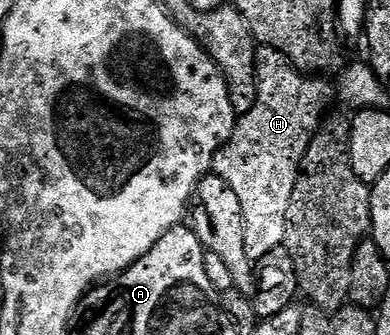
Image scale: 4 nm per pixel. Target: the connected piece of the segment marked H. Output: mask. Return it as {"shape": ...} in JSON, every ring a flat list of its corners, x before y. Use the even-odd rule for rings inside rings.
{"shape":[[259,45,255,55,257,92,255,106,235,122,231,140,224,143,215,157,214,176,225,179,241,199,245,215,245,255,253,262,269,251,280,248,285,239,285,219,299,165,315,132,325,120,331,105,331,85,319,75,304,75,294,69,285,55,273,47]]}

